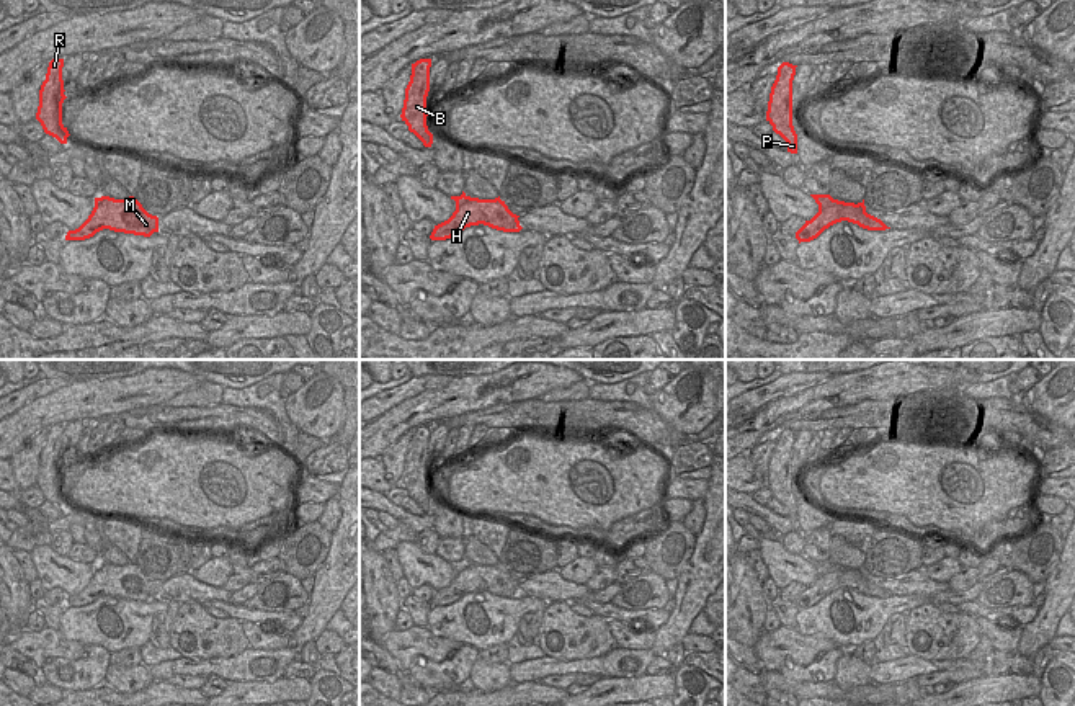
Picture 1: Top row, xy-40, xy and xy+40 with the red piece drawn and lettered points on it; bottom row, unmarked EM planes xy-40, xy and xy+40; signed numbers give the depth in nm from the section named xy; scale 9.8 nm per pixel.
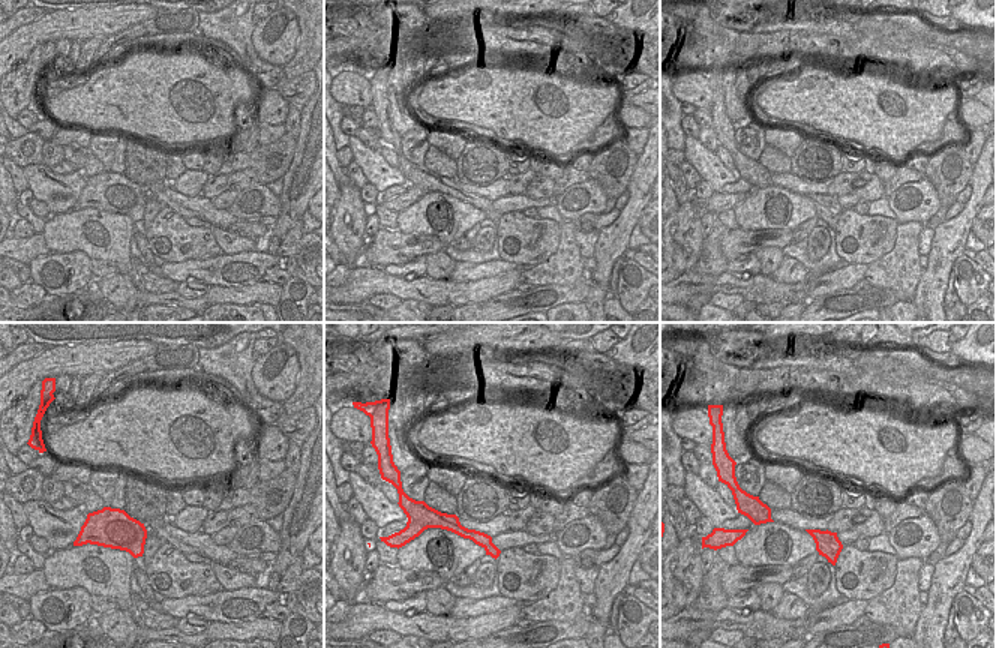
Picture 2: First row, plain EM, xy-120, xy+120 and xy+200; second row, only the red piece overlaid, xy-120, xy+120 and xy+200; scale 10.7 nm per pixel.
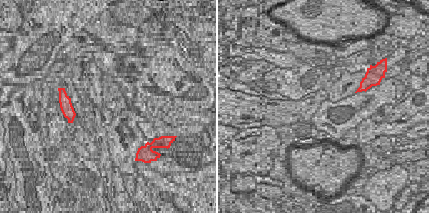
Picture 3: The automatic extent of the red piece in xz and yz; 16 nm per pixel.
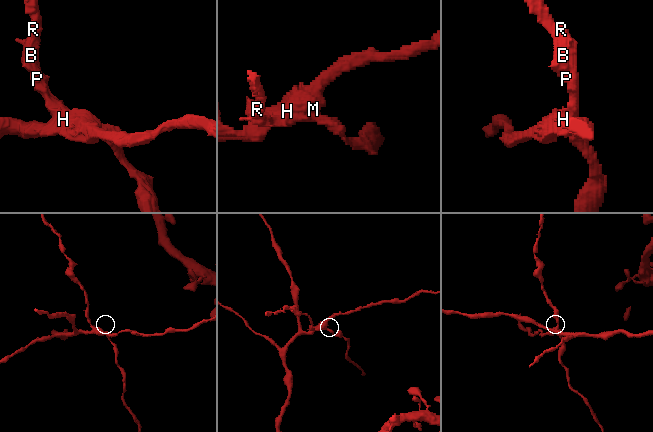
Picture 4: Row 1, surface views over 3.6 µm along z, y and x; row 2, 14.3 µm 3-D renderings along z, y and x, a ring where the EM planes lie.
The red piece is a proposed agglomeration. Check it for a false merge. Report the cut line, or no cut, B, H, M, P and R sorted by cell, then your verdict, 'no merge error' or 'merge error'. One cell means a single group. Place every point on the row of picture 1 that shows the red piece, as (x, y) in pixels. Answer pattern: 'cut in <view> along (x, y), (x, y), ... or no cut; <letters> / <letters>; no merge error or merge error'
cut in xy+40 along (819, 206), (840, 203), (843, 219); B P R / H M; merge error

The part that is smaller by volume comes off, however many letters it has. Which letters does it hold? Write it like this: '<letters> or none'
B, P, R

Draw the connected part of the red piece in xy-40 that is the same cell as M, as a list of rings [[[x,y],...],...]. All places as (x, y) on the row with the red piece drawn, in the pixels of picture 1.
[[[101,196],[88,219],[78,229],[69,230],[65,240],[85,240],[103,229],[150,237],[158,232],[158,217],[149,214],[134,196],[126,199]]]

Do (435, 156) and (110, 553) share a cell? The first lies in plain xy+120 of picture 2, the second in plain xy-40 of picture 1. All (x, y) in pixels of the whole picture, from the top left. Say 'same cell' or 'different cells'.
same cell

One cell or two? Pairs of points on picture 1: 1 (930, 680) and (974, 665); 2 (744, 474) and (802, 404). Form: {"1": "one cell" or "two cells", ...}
{"1": "one cell", "2": "two cells"}

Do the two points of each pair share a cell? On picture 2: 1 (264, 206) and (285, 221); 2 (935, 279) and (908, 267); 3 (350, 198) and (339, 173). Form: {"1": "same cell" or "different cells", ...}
{"1": "different cells", "2": "different cells", "3": "different cells"}

